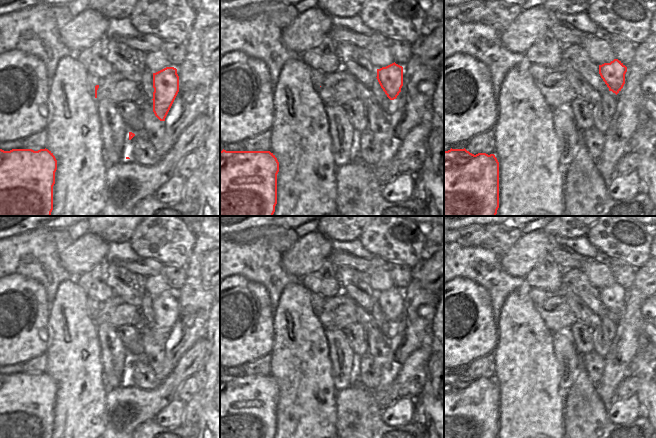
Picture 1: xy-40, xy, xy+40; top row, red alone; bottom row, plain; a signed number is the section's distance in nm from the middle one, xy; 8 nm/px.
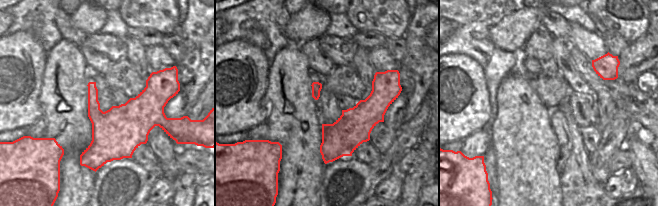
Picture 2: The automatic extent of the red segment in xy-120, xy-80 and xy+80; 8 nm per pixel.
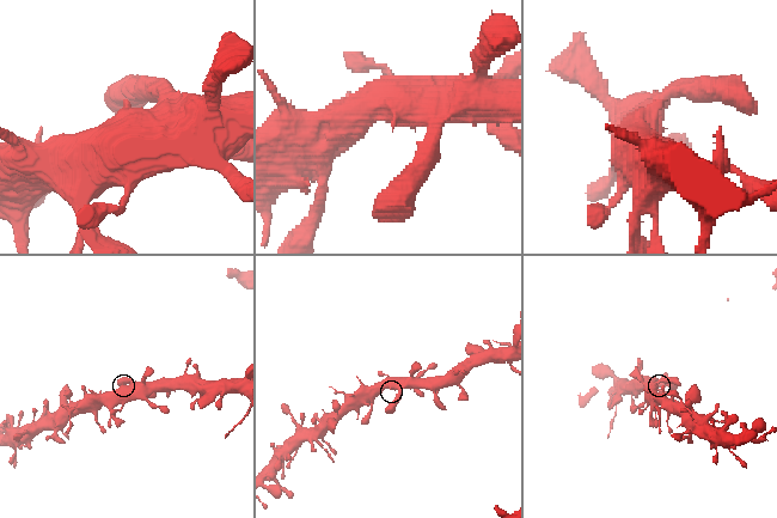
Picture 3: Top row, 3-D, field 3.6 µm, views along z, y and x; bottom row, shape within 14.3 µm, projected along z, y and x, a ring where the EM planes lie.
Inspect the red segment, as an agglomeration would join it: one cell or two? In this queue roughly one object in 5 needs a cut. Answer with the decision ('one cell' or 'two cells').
one cell

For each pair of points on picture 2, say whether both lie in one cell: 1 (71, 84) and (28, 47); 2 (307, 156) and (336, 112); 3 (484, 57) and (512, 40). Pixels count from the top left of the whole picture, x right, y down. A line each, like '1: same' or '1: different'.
1: different
2: different
3: different

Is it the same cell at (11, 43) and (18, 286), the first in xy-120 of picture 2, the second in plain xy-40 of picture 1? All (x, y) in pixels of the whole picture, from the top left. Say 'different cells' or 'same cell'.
same cell

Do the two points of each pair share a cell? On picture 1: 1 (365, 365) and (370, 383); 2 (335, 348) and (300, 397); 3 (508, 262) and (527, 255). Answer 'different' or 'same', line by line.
1: same
2: different
3: same

